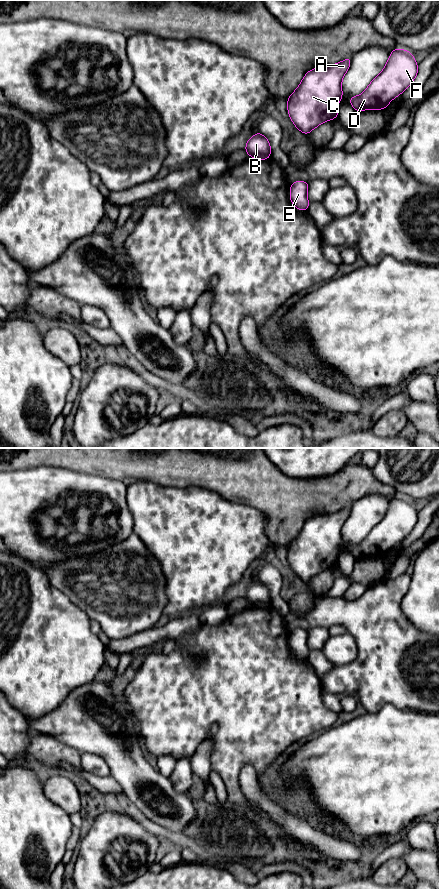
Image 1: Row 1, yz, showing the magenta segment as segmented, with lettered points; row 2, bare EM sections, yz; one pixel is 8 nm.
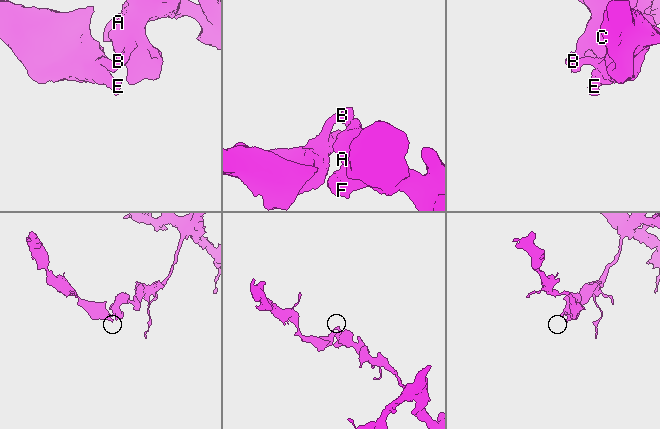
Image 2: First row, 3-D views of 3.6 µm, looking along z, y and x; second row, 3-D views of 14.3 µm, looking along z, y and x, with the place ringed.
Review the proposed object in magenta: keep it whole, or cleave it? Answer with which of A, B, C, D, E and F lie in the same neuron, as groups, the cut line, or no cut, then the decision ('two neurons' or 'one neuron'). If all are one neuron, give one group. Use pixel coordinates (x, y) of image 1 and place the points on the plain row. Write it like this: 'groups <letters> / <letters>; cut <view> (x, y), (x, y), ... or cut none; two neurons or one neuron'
groups A B C D F / E; cut yz (252, 604), (266, 602), (269, 605); two neurons

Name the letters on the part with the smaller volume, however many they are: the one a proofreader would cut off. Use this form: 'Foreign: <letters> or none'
Foreign: E

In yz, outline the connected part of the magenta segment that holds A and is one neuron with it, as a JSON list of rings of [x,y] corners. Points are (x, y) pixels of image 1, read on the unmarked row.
[[[351,505],[329,513],[319,514],[308,519],[296,538],[287,546],[287,559],[290,568],[304,583],[309,582],[320,572],[338,566],[338,552],[342,547],[342,527],[351,512]]]

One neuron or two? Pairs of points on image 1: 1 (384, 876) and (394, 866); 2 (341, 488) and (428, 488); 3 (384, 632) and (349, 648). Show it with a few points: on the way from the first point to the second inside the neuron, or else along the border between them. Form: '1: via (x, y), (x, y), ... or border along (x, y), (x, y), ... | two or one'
1: via (386, 874), (392, 868) | one
2: border along (374, 475), (379, 481), (390, 485), (400, 495) | two
3: border along (347, 631), (356, 643), (357, 656), (343, 665) | two

